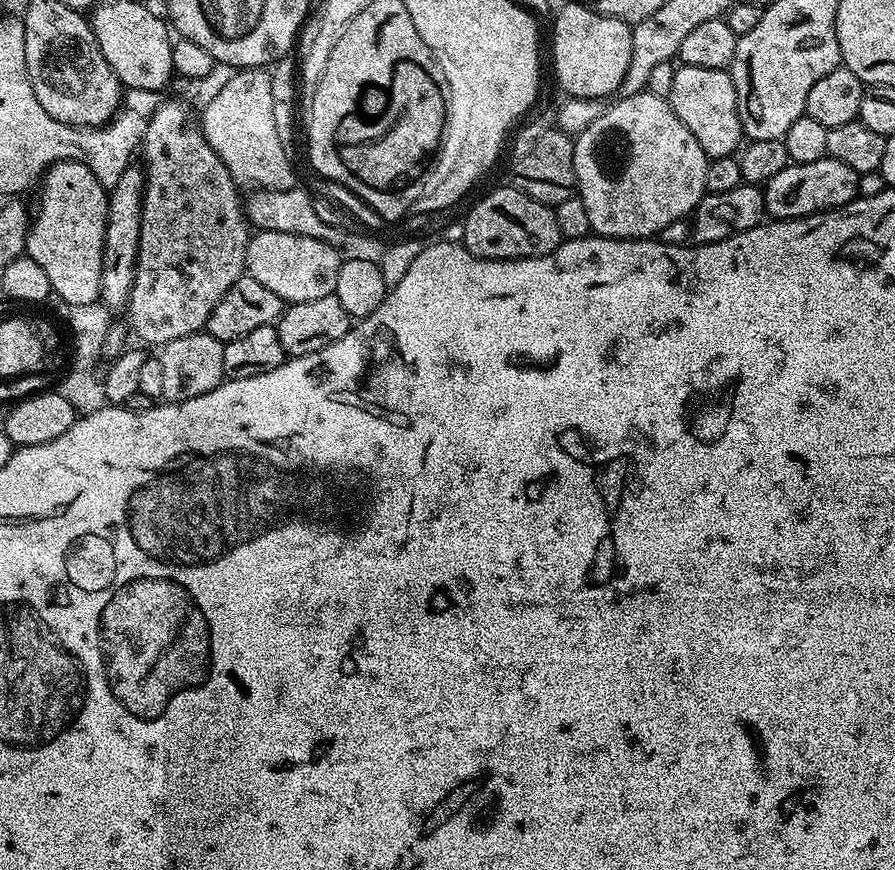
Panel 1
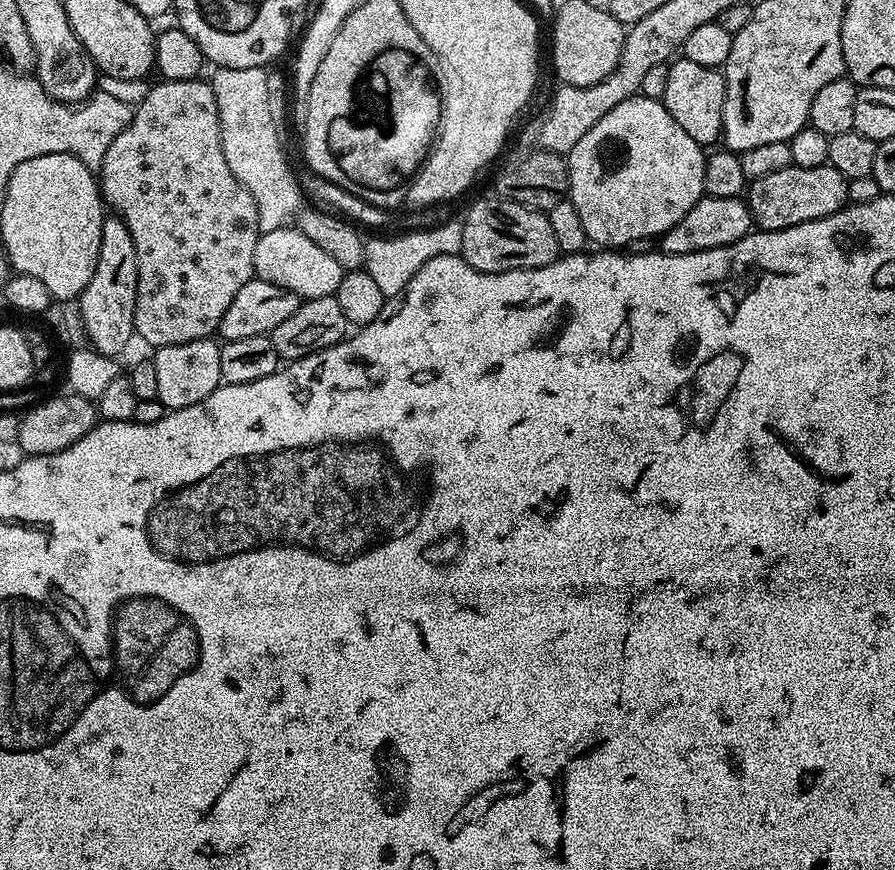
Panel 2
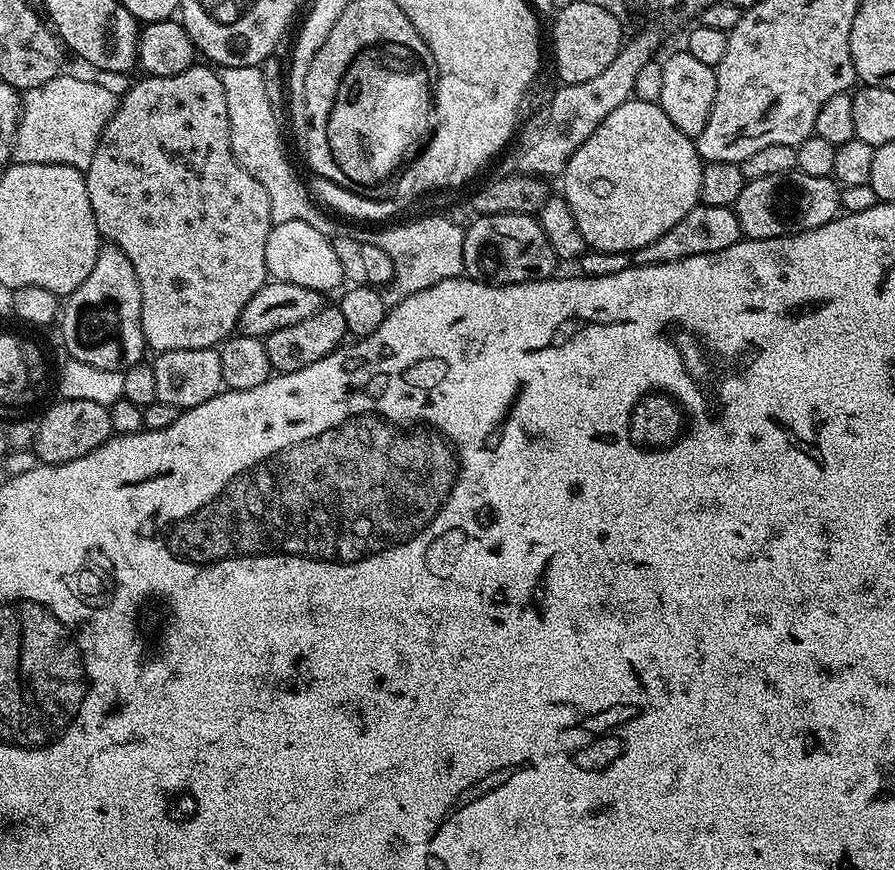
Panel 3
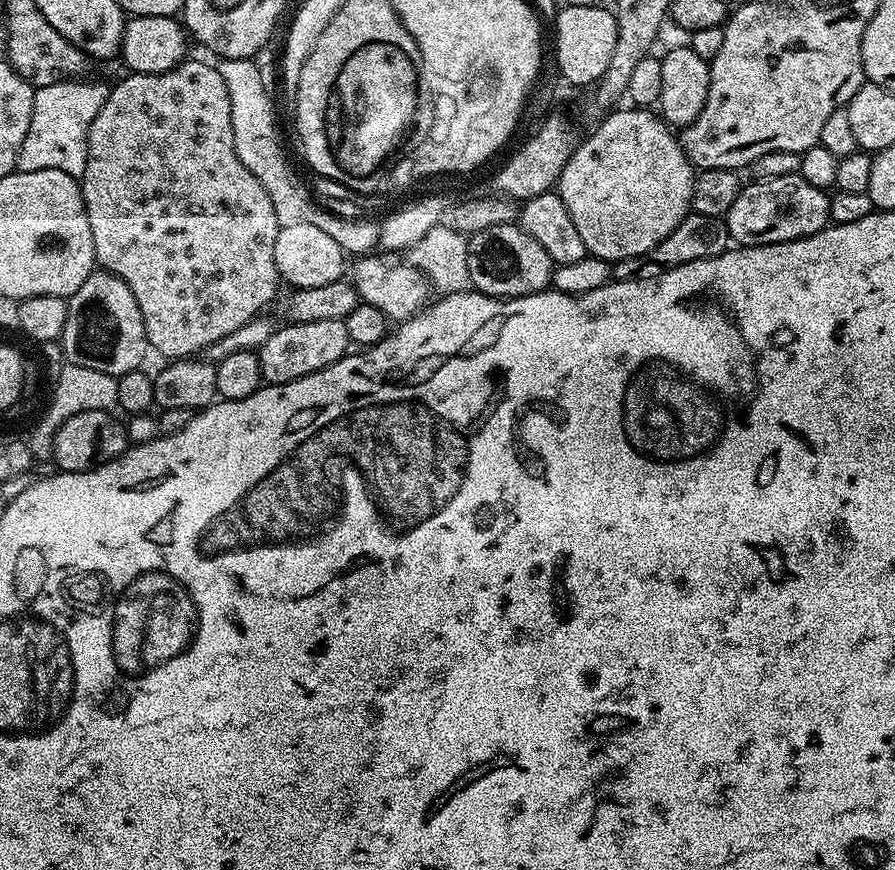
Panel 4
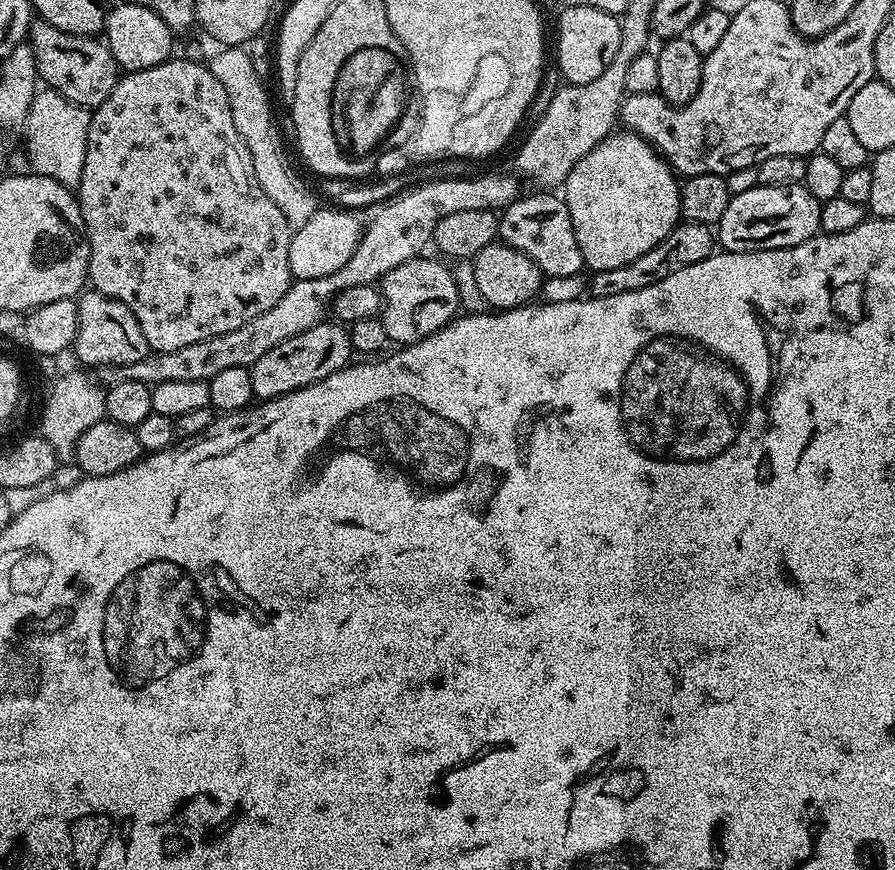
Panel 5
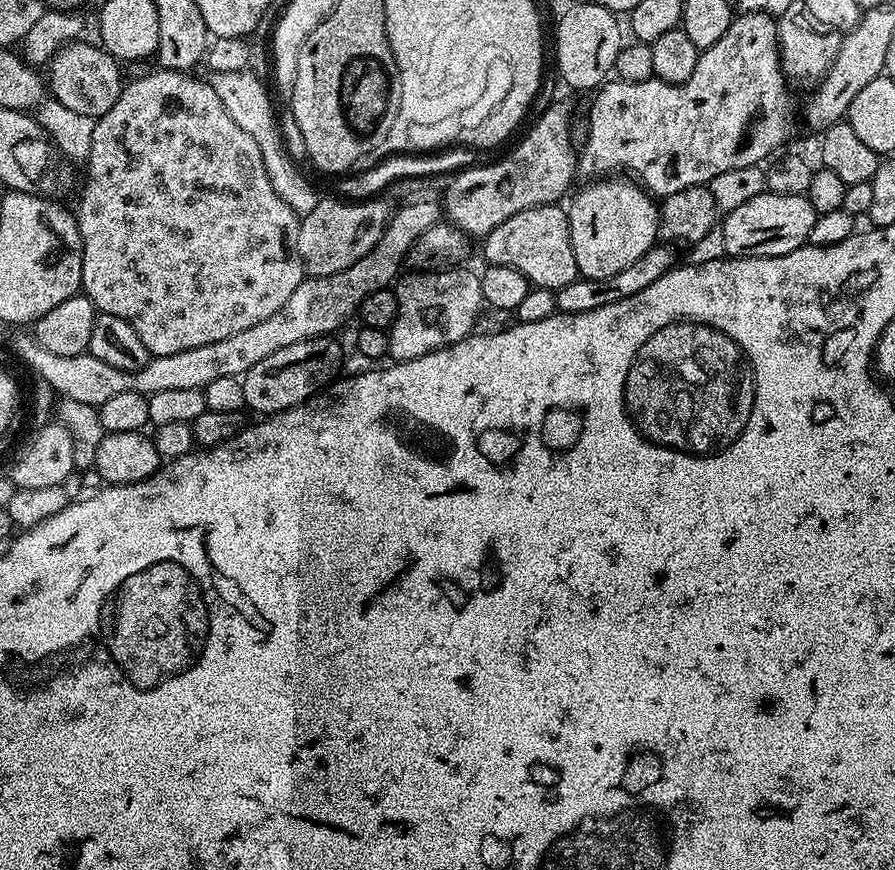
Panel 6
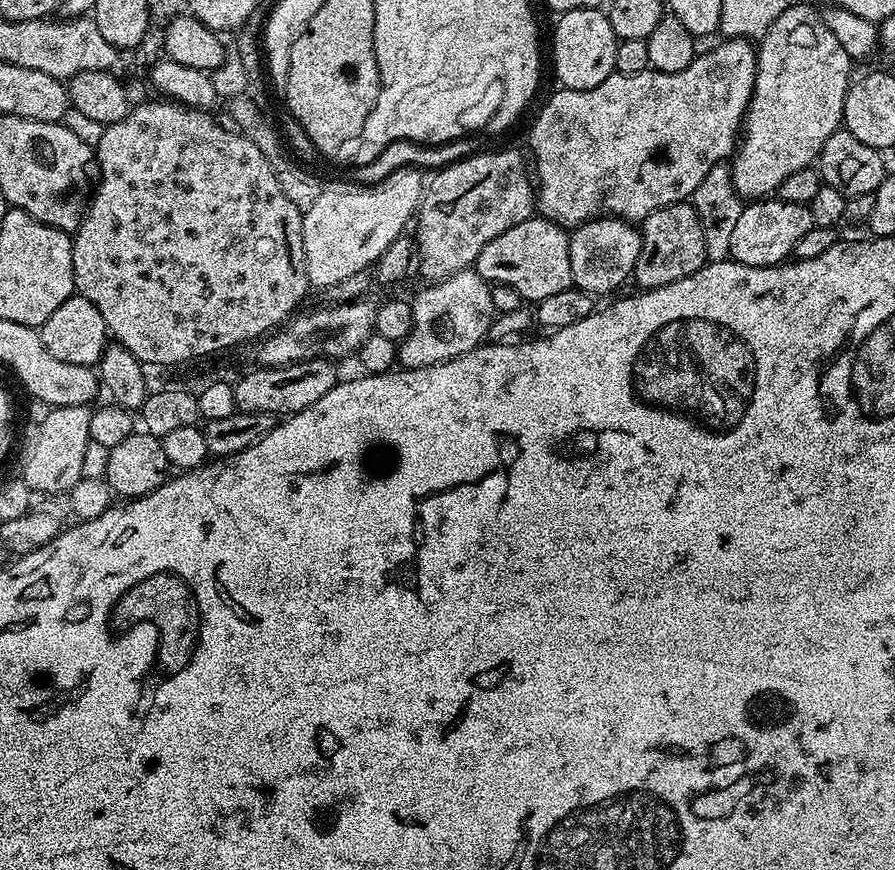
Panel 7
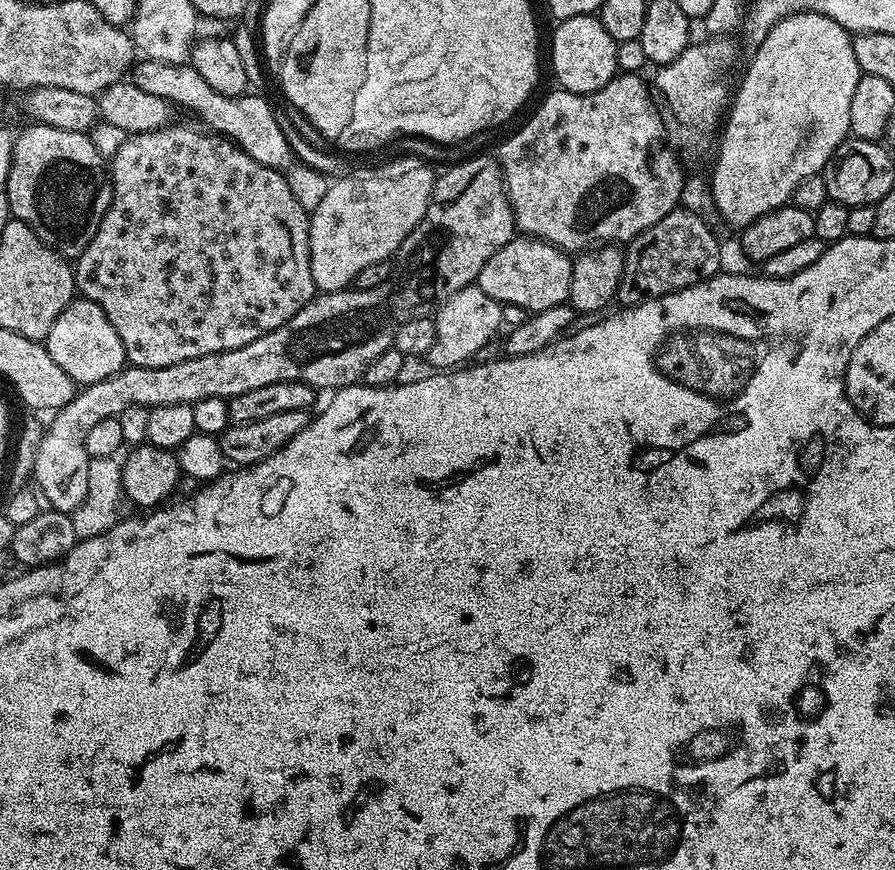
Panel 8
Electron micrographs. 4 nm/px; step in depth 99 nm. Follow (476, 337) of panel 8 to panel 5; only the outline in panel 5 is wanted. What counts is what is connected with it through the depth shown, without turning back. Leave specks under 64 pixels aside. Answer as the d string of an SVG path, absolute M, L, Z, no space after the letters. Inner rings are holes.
M421 254L410 262L402 262L402 266L394 266L394 270L390 270L390 274L379 281L382 319L388 339L393 345L416 344L451 324L461 311L459 286L453 269L448 269L449 265L439 259L427 260L426 257Z

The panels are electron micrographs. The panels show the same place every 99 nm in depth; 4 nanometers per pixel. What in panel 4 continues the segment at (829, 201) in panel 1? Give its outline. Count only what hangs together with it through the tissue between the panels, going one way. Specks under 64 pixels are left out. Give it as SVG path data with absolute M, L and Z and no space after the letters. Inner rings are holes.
M799 174L745 183L726 217L728 235L737 245L753 248L821 232L830 223L829 199L825 189L810 186Z

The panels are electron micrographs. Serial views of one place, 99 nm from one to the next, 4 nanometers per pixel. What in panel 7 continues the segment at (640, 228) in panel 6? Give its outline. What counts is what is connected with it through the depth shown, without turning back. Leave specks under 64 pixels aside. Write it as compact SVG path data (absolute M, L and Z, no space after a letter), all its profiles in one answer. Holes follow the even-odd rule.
M619 218L588 220L571 229L568 241L572 283L596 298L623 286L624 279L627 281L631 277L642 250L640 228L635 223Z

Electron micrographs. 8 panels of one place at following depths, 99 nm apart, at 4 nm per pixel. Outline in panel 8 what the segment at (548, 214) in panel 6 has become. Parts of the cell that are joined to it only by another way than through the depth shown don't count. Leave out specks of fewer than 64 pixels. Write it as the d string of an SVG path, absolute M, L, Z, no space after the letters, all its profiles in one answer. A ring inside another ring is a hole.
M516 234L482 266L475 287L499 304L522 306L530 314L550 310L550 306L569 303L572 261L569 253L542 239Z

